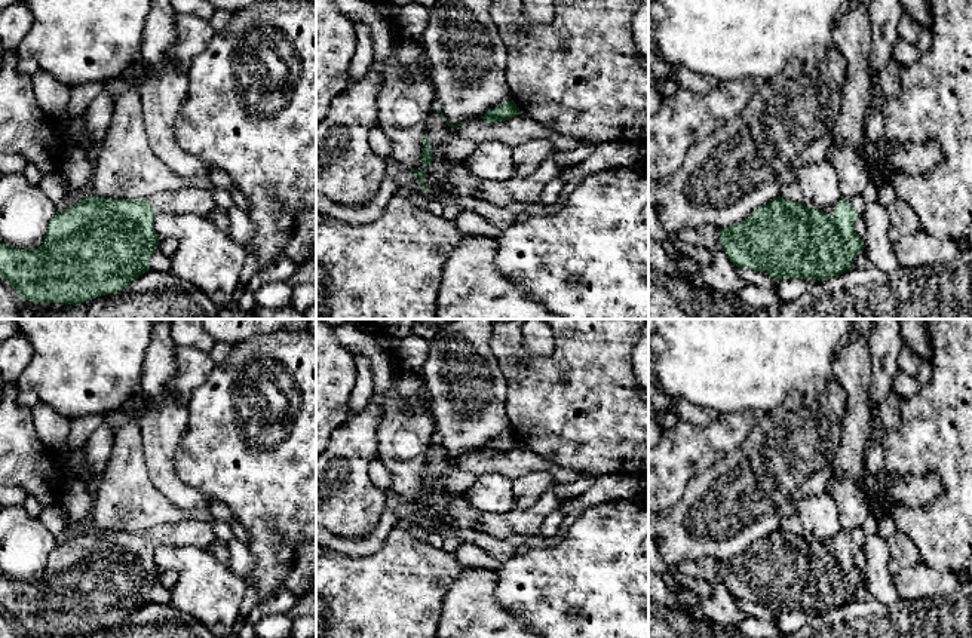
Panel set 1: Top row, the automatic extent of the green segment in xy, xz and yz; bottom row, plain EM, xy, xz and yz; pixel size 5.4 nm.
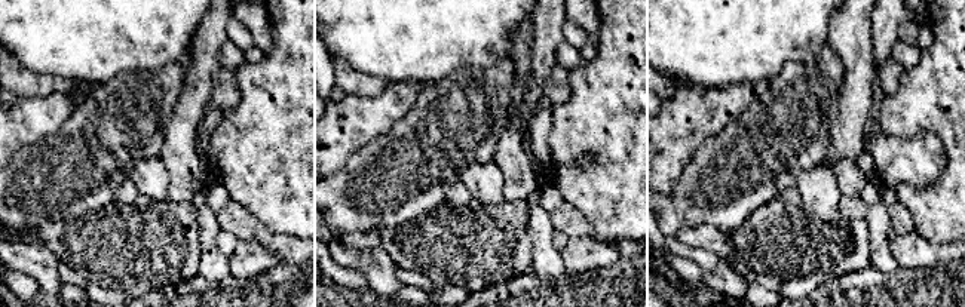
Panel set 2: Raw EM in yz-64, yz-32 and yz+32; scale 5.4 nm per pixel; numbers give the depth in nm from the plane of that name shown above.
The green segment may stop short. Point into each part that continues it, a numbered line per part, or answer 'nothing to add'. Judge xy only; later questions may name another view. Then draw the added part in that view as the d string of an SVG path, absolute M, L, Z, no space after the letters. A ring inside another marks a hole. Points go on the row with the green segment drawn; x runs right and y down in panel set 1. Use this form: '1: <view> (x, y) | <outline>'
1: xy (201, 202) | M183 188L177 191L159 191L145 200L154 214L175 212L208 217L215 209L212 188Z

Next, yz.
1: yz (856, 202) | M855 194L855 196L846 196L843 197L853 209L856 209L861 217L865 212L865 200L862 199L861 194Z

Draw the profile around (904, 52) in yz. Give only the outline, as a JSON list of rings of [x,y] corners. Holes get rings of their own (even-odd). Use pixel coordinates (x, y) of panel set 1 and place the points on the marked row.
[[[898,39],[893,43],[892,58],[902,65],[910,65],[920,58],[920,52],[916,45]]]

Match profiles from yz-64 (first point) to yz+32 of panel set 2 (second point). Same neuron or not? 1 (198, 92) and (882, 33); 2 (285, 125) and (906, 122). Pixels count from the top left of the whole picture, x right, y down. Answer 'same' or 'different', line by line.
1: same
2: same

